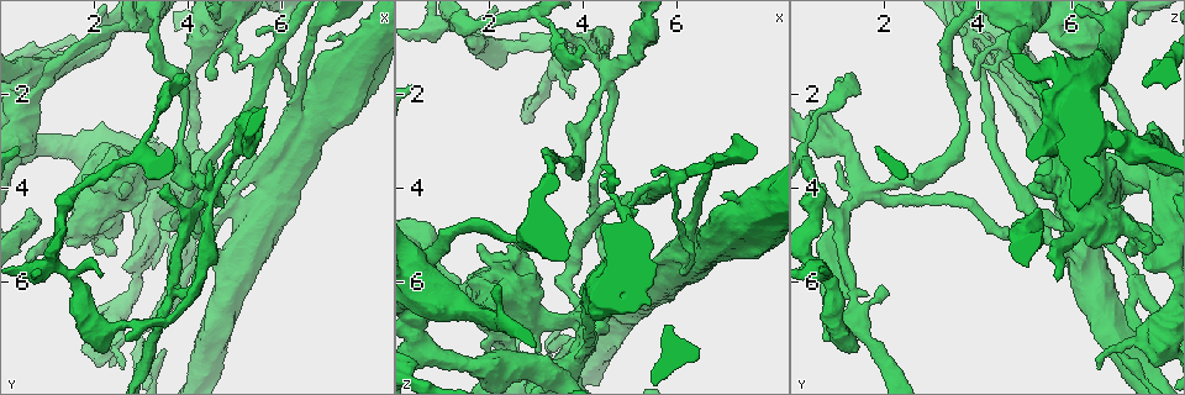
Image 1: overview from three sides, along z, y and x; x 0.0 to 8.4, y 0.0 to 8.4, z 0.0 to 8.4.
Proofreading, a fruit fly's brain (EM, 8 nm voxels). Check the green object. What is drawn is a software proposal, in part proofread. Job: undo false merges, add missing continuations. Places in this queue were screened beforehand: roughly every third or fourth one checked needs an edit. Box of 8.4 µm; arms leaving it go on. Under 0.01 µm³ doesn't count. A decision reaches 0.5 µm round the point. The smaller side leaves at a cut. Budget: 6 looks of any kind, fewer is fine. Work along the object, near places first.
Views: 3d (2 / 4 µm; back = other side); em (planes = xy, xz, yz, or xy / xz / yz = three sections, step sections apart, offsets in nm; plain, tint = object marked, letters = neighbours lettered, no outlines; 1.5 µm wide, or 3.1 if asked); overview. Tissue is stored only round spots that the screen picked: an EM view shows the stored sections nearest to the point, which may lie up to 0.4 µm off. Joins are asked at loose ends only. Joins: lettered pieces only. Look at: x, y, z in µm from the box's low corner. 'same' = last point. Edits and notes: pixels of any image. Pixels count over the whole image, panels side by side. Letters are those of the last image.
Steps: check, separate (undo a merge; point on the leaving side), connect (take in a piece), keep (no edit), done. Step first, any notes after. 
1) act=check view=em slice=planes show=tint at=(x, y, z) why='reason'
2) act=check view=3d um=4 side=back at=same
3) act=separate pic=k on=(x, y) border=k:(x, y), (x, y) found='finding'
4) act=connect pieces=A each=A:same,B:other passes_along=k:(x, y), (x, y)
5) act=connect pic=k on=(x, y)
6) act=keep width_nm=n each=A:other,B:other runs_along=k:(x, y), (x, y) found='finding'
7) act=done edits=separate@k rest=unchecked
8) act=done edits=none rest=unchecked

act=check view=3d um=4 at=(4.50, 1.75, 3.90) why='tapers out'

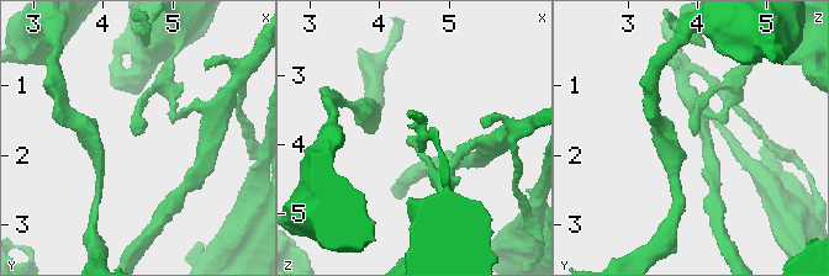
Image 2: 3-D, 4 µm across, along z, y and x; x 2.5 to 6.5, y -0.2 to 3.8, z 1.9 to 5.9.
act=check view=em slice=planes show=letters at=(4.55, 1.70, 3.95) why='shape alone is not enough'

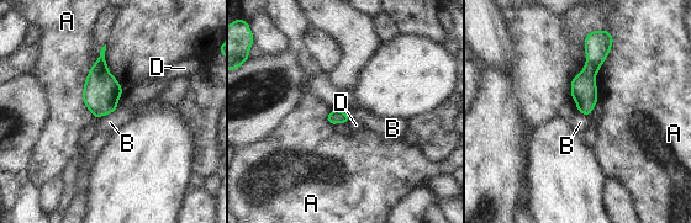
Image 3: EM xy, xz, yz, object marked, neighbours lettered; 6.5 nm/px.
act=keep each=A:other,B:other,D:other runs_along=3:(589, 41), (585, 111) found='no lettered piece goes on from it'

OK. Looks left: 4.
act=check view=em slice=planes show=letters at=(4.55, 4.15, 1.50) why='abrupt turn'

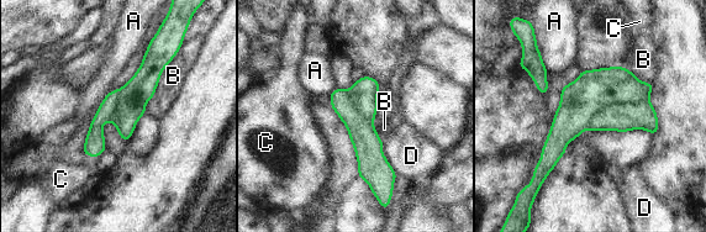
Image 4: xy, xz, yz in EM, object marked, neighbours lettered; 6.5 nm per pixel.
act=separate pic=4 on=(580, 100) longest_contact=B:380nm each=A:other,B:other,C:other,D:other found='two neurons meet here'

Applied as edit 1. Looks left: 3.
act=done edits=separate@4 rest=unchecked

